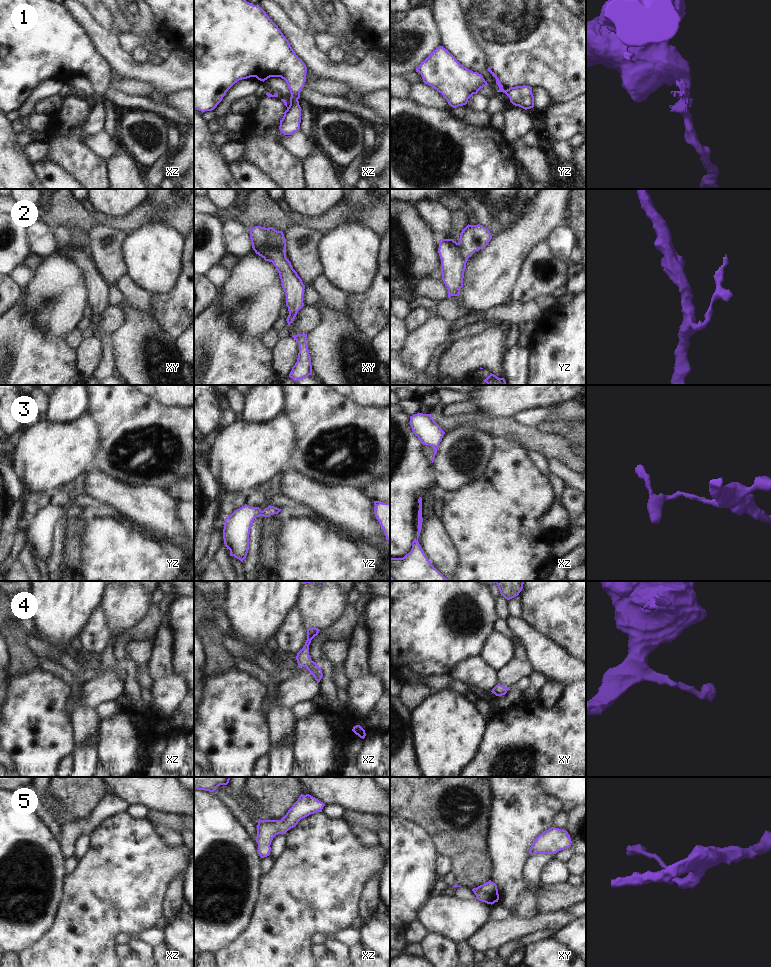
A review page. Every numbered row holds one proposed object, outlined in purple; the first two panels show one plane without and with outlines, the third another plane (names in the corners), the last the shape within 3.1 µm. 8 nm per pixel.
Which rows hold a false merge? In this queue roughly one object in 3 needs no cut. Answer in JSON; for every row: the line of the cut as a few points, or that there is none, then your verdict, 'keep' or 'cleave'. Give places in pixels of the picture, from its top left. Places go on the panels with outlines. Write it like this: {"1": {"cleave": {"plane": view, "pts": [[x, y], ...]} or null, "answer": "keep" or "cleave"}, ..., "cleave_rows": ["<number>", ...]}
{"1": {"cleave": {"plane": "yz", "pts": [[505, 90], [506, 93]]}, "answer": "cleave"}, "2": {"cleave": {"plane": "xy", "pts": [[254, 250], [267, 245], [271, 248], [277, 248], [285, 255]]}, "answer": "cleave"}, "3": {"cleave": null, "answer": "keep"}, "4": {"cleave": null, "answer": "keep"}, "5": {"cleave": null, "answer": "keep"}, "cleave_rows": ["1", "2"]}

